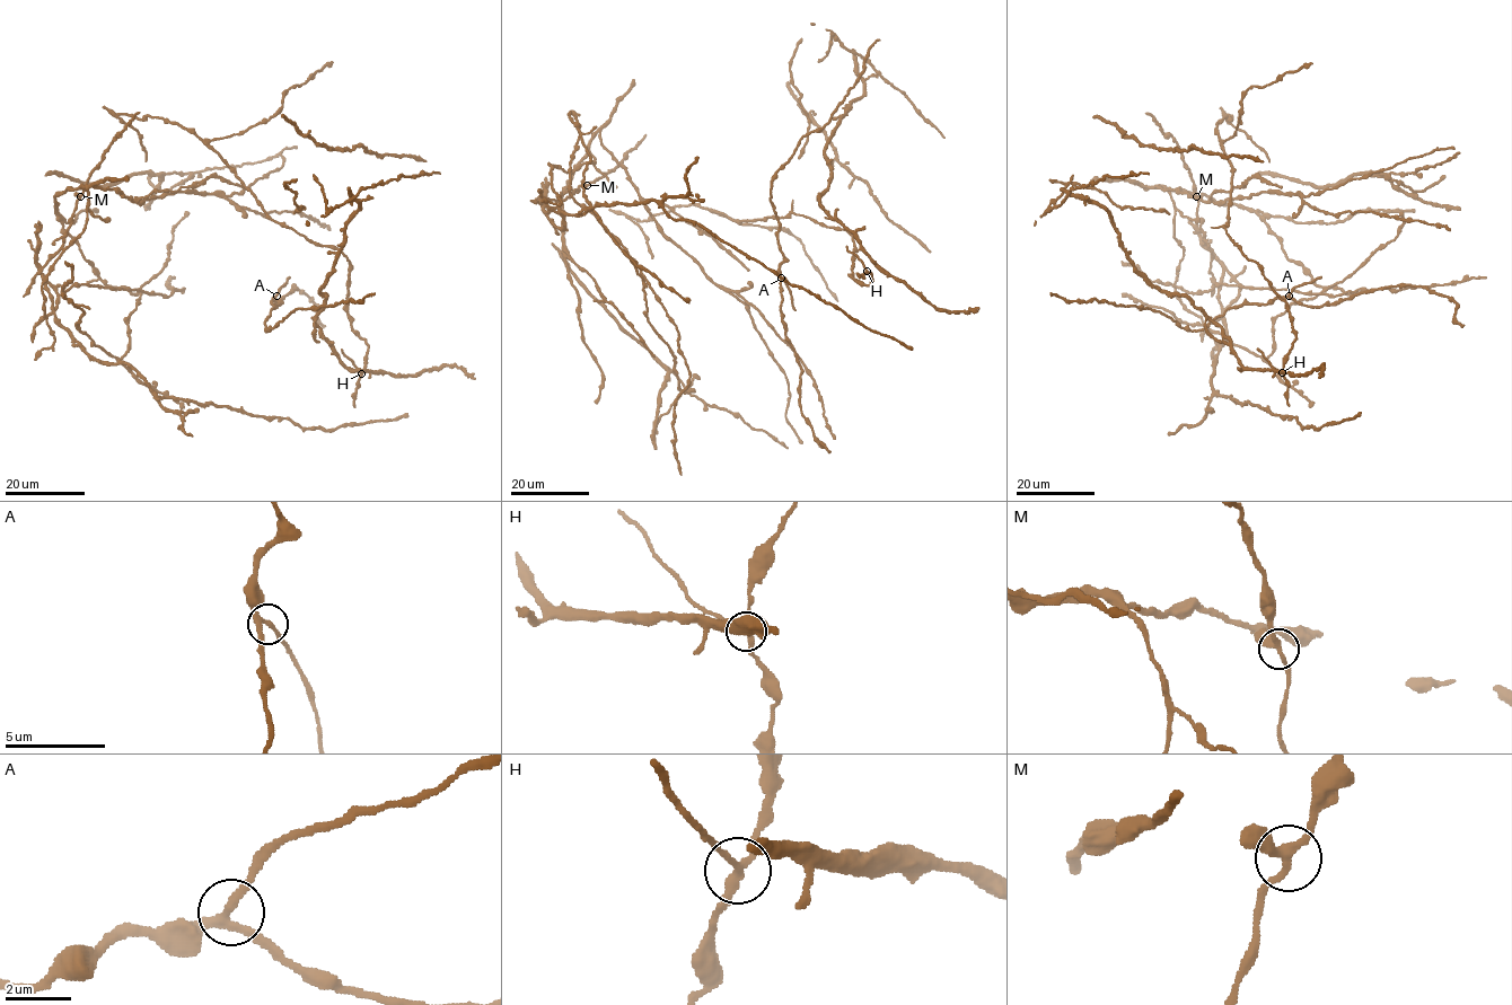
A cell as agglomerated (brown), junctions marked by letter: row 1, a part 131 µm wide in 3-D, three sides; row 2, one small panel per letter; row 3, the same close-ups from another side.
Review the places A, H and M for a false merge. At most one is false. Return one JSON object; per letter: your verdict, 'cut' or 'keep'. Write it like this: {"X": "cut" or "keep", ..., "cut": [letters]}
{"A": "keep", "H": "cut", "M": "keep", "cut": ["H"]}

